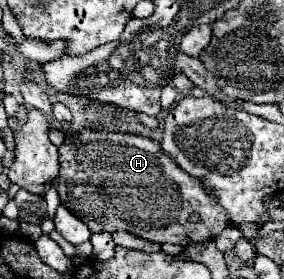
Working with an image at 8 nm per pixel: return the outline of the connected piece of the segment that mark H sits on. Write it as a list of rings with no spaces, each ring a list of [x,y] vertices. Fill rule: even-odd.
[[[82,128],[80,132],[66,136],[60,152],[60,174],[58,174],[58,196],[60,204],[66,206],[76,218],[80,218],[90,232],[114,232],[130,230],[130,234],[140,236],[156,244],[180,244],[186,242],[208,242],[214,240],[230,222],[222,214],[218,202],[206,194],[206,188],[198,184],[190,174],[176,166],[170,160],[158,142],[130,132],[114,132],[106,128]],[[196,214],[198,222],[190,222],[190,216]]]

